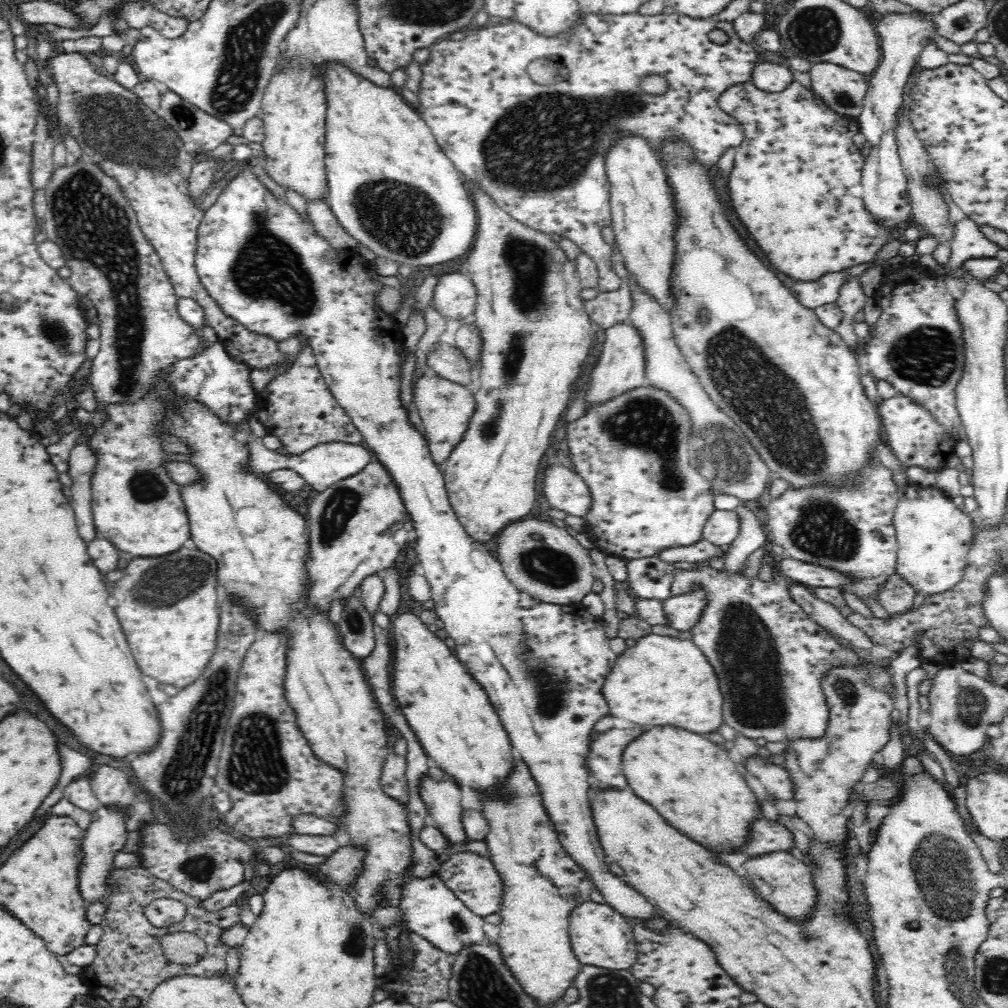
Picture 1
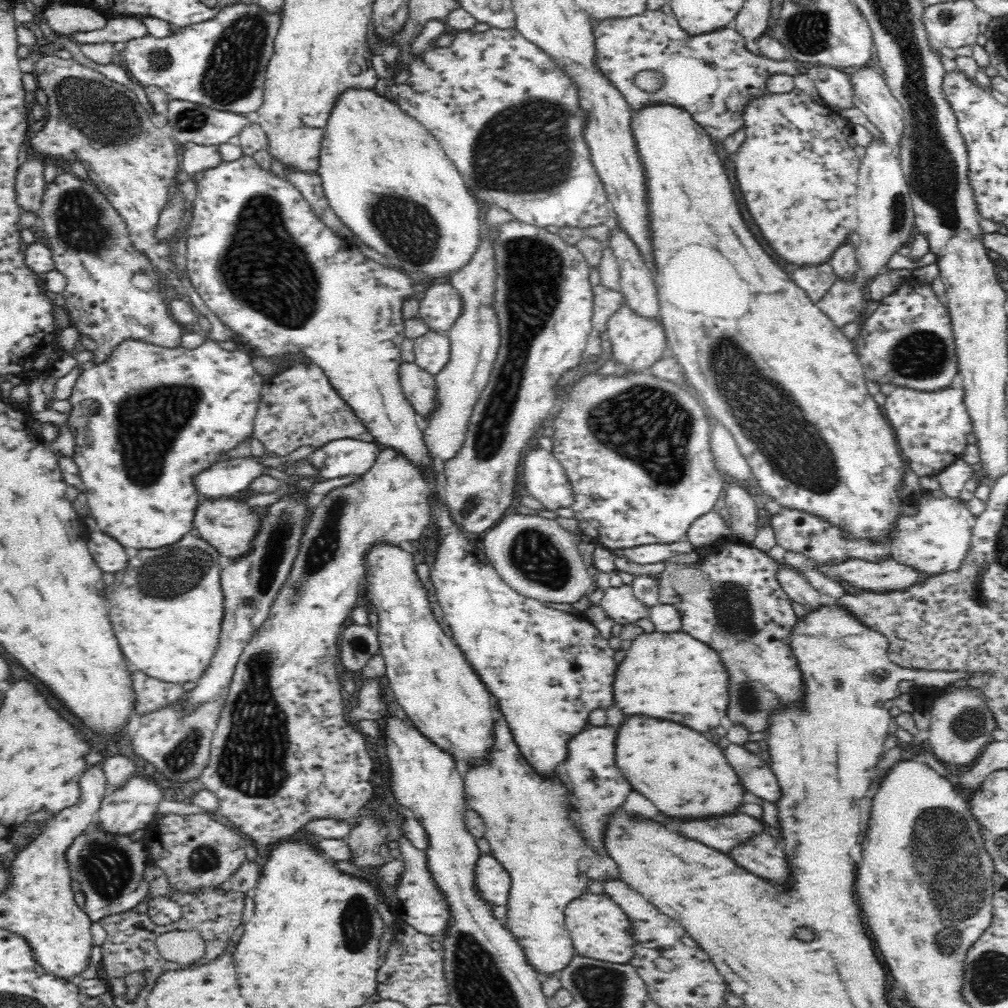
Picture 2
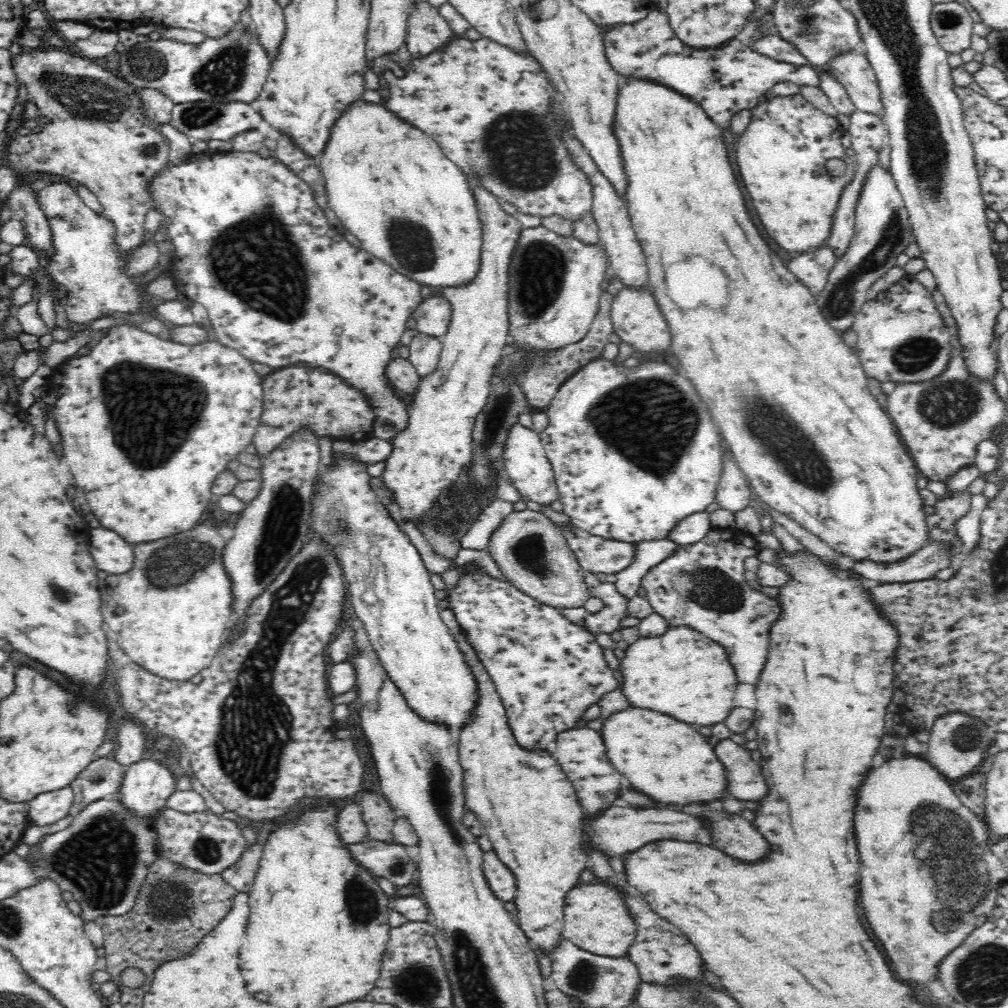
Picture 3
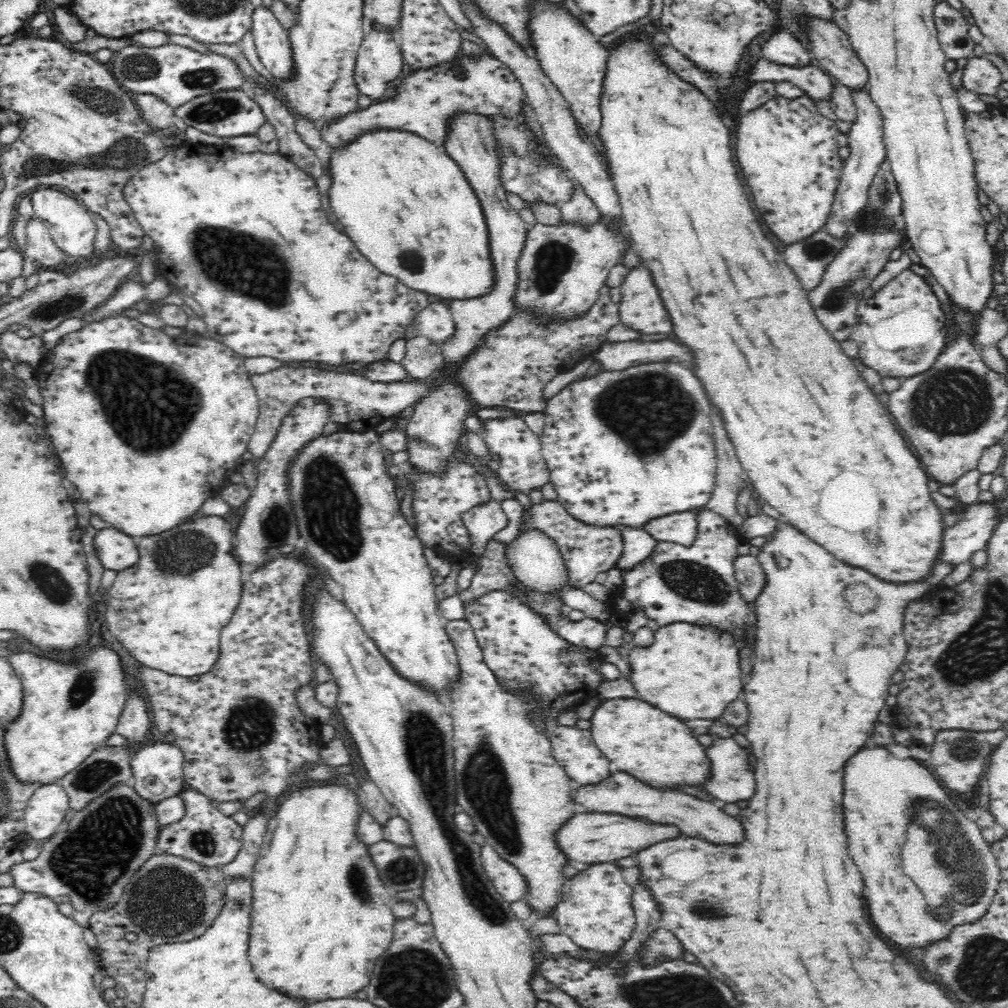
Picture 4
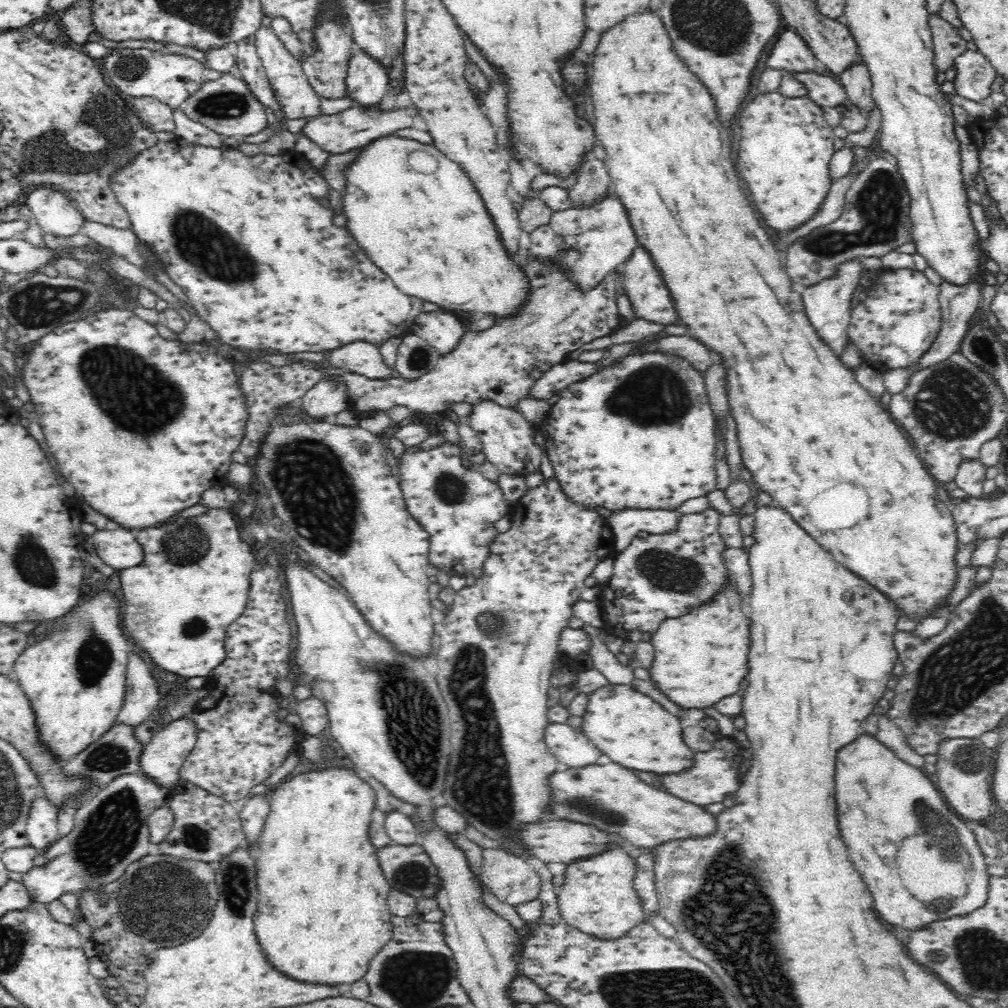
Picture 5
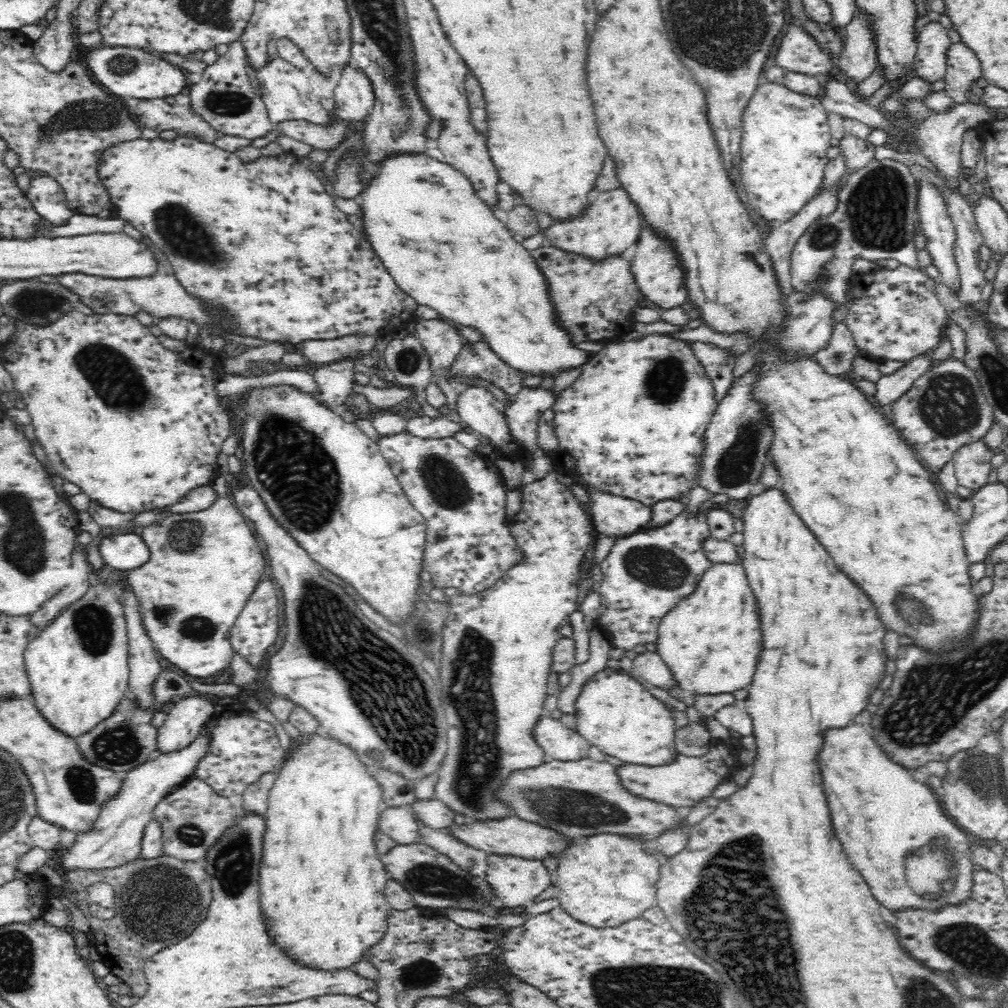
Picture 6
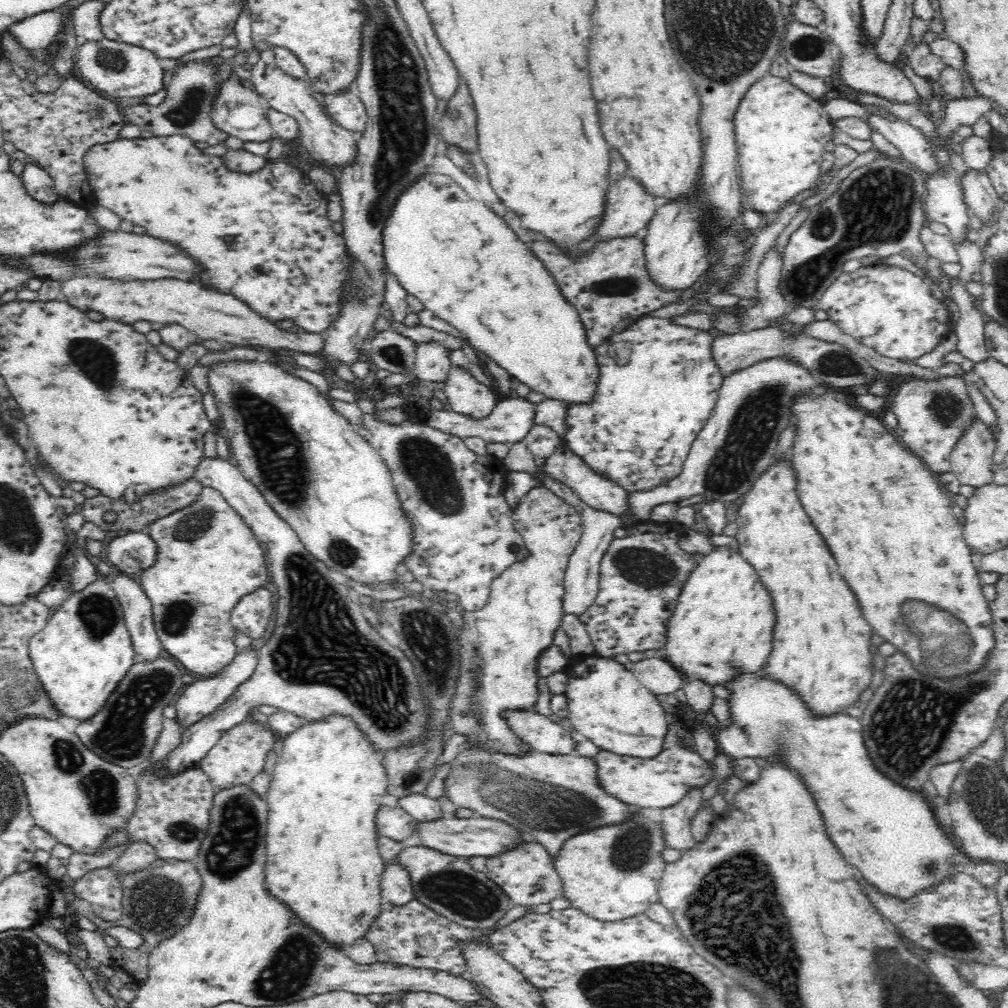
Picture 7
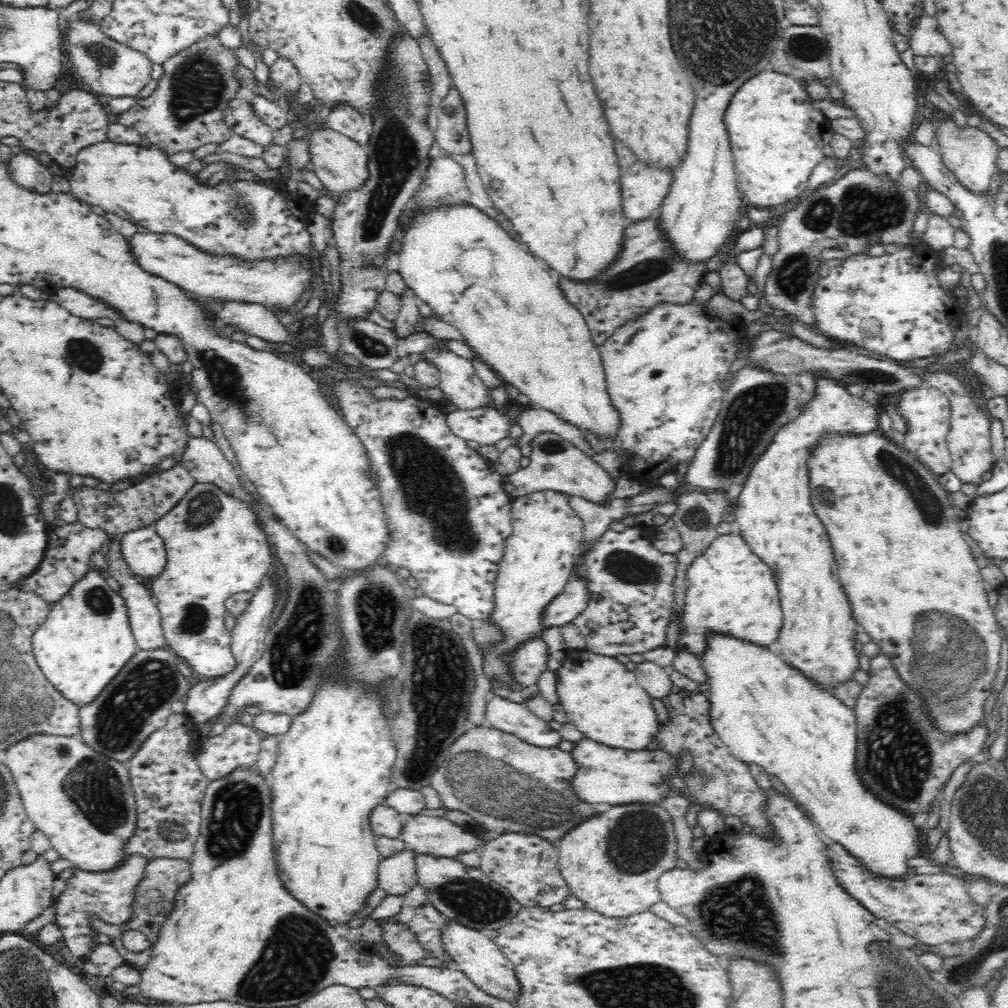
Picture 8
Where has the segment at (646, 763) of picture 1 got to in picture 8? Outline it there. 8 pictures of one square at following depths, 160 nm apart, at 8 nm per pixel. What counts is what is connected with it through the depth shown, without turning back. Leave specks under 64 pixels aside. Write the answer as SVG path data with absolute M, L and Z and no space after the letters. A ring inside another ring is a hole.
M569 649L562 666L554 671L556 694L569 722L583 732L586 738L614 748L642 751L652 742L658 730L658 717L652 706L653 699L638 682L635 672L626 669L624 665L616 657L599 655L586 649Z

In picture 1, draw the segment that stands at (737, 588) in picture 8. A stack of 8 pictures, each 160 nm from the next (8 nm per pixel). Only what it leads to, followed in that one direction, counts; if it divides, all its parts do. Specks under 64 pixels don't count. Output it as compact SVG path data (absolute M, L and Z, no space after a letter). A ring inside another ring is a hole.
M647 634L636 641L636 644L619 655L616 664L612 667L607 676L603 692L610 708L609 714L626 718L638 724L670 724L670 726L680 726L690 732L712 732L718 726L722 726L722 692L720 692L720 682L710 666L708 658L704 652L694 644L690 637L662 636L659 634Z

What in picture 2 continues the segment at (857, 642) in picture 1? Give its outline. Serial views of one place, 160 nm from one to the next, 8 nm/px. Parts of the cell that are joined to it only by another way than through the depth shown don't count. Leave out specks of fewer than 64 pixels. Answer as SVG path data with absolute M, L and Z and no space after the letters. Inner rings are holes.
M780 566L776 569L776 578L781 589L792 601L798 602L805 607L817 607L820 602L819 590L816 590L798 572Z

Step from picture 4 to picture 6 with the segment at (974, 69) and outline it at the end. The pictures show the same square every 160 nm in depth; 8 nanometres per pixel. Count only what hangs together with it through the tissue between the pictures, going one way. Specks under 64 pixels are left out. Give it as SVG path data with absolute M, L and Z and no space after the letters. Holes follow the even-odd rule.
M951 42L946 49L945 91L956 103L974 99L970 86L981 78L981 64L971 48Z

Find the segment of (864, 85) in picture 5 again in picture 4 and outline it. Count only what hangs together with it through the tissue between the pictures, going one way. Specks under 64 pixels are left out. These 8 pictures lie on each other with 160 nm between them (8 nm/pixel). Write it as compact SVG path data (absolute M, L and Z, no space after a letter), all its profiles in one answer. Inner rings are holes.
M856 87L851 90L852 101L857 108L857 118L854 120L848 135L850 158L844 162L840 182L835 194L830 216L825 224L826 231L835 237L841 237L850 226L859 223L860 210L865 207L867 192L879 166L887 159L883 143L883 118L881 110L874 104L869 94L869 88Z

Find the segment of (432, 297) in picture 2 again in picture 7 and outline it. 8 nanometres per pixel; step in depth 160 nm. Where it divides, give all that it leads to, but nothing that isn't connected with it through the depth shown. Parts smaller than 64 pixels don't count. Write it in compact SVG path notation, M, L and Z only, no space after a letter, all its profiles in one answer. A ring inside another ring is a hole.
M430 341L416 344L416 362L412 375L418 380L442 382L452 367L449 353L451 352L440 342Z

